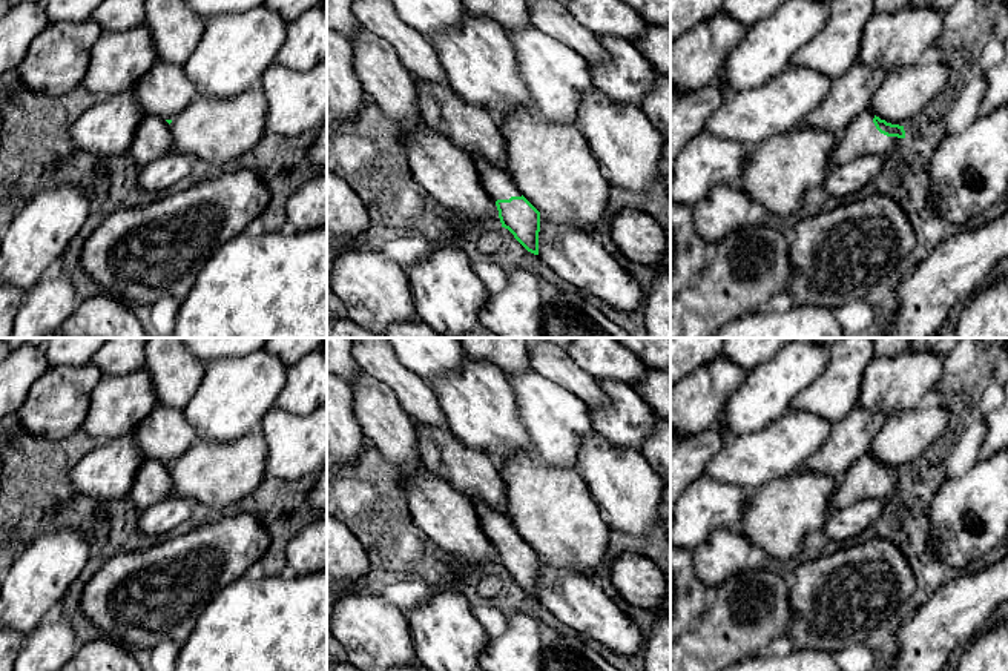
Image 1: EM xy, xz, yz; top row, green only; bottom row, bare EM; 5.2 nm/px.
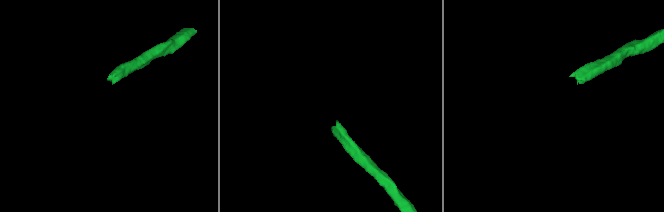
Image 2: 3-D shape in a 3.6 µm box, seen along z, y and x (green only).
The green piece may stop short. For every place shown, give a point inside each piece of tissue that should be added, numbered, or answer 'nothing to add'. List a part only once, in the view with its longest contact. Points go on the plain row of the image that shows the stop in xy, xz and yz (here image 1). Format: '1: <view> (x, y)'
1: yz (861, 481)

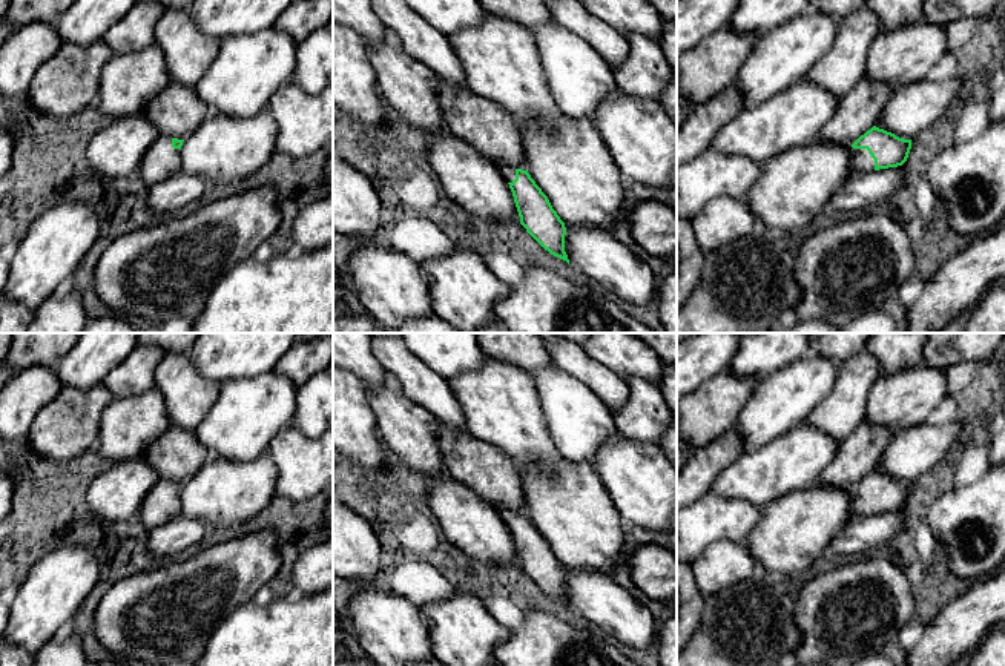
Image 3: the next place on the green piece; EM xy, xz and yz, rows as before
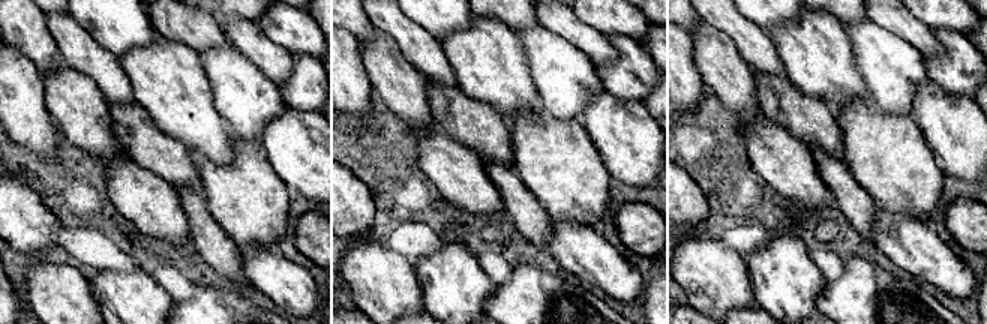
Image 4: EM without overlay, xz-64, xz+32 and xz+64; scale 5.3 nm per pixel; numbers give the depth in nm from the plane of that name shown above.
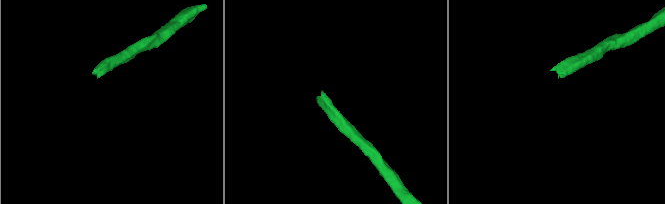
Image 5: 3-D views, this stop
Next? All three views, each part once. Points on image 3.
1: yz (861, 504)

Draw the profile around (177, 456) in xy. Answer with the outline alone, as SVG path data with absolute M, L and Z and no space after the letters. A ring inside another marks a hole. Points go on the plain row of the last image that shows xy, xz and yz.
M172 425L146 448L143 457L160 480L186 483L210 459L210 453L196 440L193 430Z

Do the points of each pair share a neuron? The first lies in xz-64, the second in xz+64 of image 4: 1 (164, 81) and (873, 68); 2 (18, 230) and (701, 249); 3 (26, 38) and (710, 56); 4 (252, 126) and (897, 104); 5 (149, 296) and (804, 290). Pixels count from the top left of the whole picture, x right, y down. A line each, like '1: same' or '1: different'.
1: different
2: different
3: different
4: same
5: same

